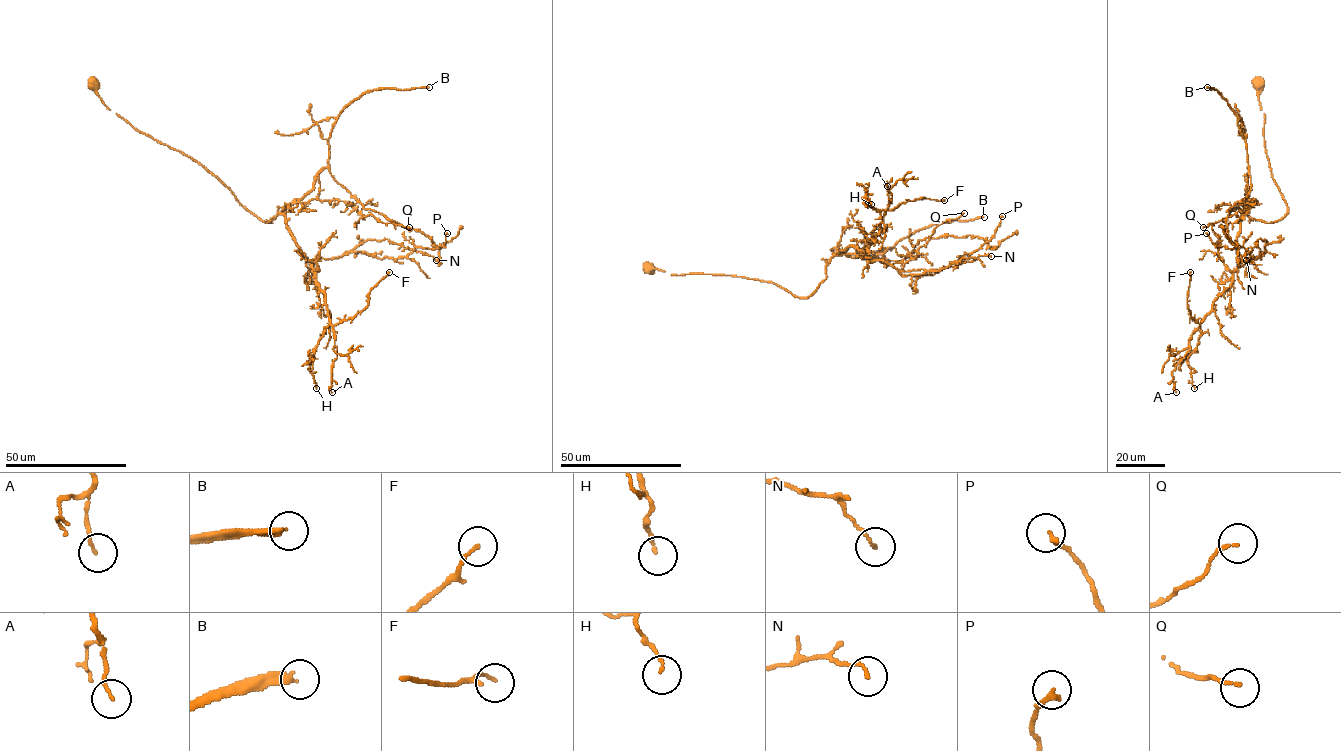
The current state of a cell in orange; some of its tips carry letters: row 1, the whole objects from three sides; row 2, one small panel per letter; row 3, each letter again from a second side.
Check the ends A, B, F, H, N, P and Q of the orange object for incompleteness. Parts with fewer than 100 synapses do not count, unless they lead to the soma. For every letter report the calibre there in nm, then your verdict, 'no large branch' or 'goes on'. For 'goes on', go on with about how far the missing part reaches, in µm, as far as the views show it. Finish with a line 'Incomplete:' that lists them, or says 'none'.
A: 110 nm | no large branch
B: 320 nm | goes on | 400 µm
F: 110 nm | no large branch
H: 100 nm | no large branch
N: 110 nm | no large branch
P: 200 nm | no large branch
Q: 130 nm | no large branch
Incomplete: B

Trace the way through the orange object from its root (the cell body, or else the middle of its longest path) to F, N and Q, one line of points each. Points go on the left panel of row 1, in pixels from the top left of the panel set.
F: (94, 83), (110, 110), (201, 164), (259, 219), (283, 214), (332, 325), (361, 312), (389, 272)
N: (94, 83), (110, 110), (201, 164), (259, 219), (271, 223), (282, 213), (310, 261), (385, 239), (436, 260)
Q: (94, 83), (110, 110), (201, 164), (261, 220), (271, 223), (295, 203), (338, 199), (362, 217), (409, 227)

